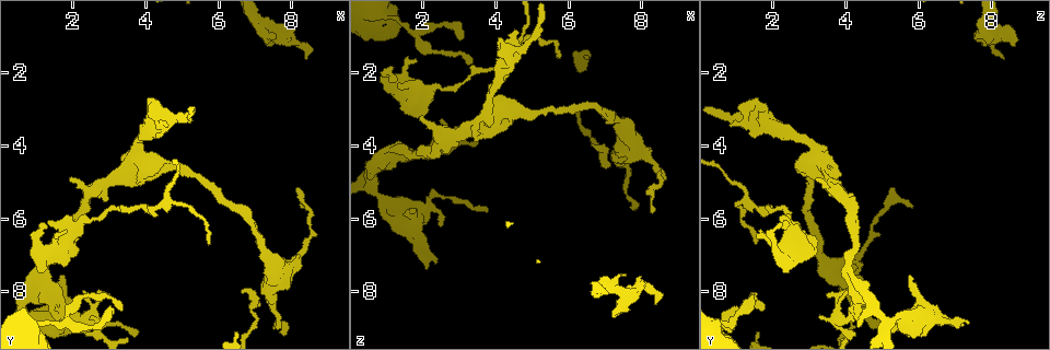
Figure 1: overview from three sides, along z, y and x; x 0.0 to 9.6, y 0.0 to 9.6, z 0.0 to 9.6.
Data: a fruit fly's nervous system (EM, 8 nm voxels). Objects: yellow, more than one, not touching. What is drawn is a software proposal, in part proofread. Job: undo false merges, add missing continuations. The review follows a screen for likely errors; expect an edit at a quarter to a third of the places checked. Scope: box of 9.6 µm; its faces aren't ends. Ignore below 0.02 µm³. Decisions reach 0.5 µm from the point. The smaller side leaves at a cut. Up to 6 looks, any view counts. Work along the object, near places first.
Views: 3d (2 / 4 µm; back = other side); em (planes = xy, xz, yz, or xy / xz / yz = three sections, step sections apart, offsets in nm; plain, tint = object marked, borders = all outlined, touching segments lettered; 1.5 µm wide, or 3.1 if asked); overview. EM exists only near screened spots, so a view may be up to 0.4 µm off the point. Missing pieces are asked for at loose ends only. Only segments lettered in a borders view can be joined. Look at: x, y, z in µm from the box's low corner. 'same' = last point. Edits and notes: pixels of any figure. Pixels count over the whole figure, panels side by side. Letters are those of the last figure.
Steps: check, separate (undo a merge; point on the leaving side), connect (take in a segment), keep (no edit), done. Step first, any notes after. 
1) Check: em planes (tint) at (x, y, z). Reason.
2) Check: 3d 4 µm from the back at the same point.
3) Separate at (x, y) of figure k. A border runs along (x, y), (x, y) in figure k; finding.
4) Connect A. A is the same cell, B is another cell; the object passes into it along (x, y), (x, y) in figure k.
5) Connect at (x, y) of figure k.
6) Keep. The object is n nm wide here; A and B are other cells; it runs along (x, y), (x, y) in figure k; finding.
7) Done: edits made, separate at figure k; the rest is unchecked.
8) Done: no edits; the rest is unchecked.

Check: em planes (borders) at (2.35, 8.85, 3.85). Arms part here.

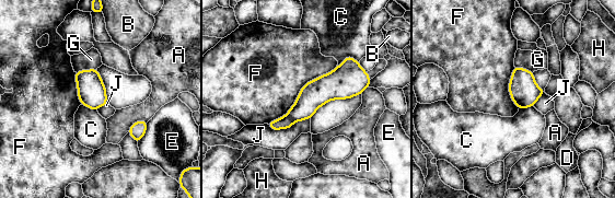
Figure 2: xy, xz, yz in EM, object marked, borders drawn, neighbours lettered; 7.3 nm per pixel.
Separate at (313, 94) of figure 2. A, B, C, D, E, F, G, H and J are other cells; a border runs along (286, 115), (293, 121) in figure 2; two neurons meet here.

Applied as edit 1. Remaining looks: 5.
Check: overview.

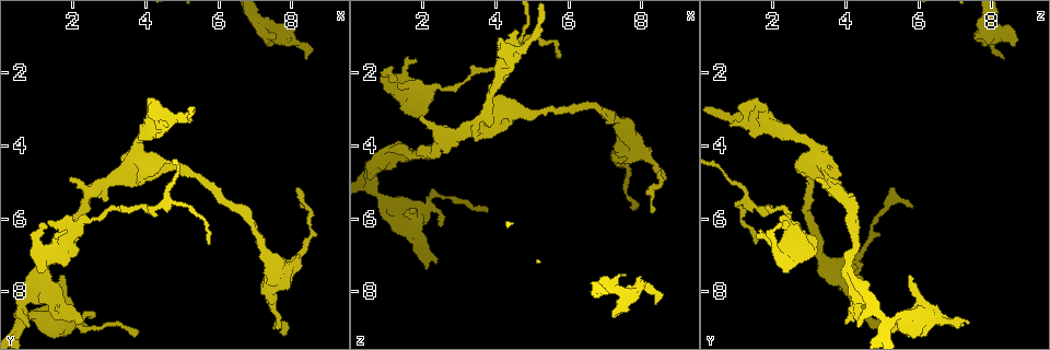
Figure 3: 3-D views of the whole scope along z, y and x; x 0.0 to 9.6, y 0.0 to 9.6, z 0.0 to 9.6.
Check: 3d 4 µm at (2.35, 6.10, 2.40).

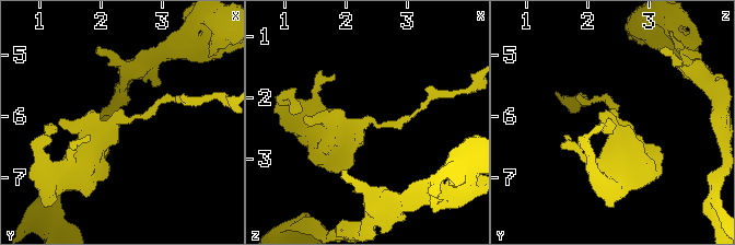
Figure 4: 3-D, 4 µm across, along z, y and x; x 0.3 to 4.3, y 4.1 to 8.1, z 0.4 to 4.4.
Check: em planes (plain) at (2.40, 6.10, 2.40). Shape alone is not enough.

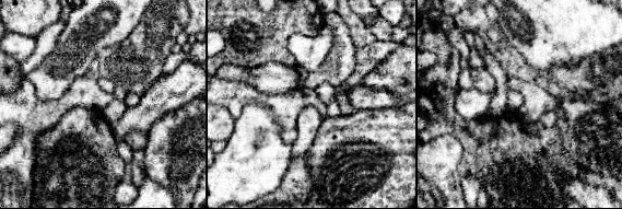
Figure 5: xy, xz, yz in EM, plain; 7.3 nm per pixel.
Check: em planes (borders) at the same point. See the neighbours.

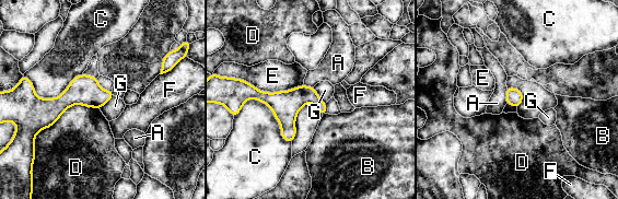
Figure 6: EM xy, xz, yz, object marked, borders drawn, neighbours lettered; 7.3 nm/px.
Keep. A, B, C, D, E, F and G are other cells; it runs along (245, 96), (313, 98), (323, 110) in figure 6; continuous, no second neuron.

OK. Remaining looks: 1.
Done: edits made, separate at figure 2; the rest is unchecked.

